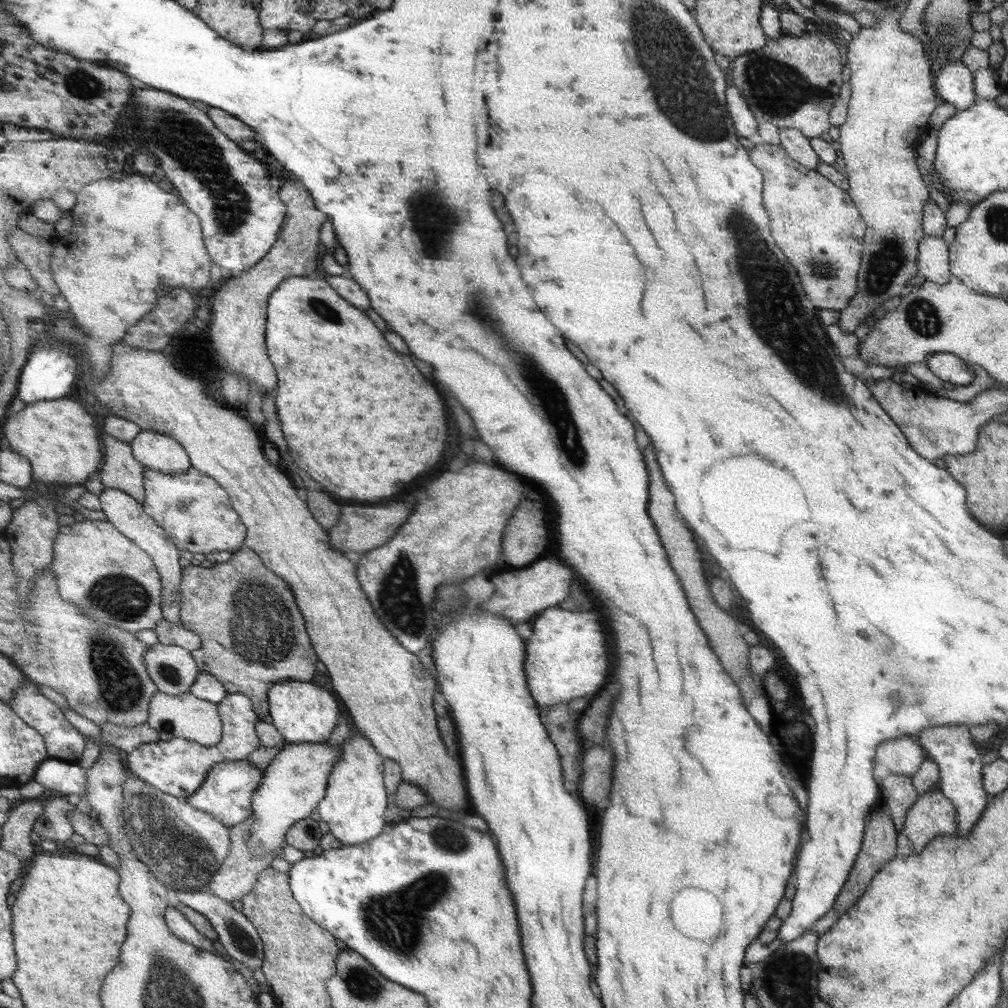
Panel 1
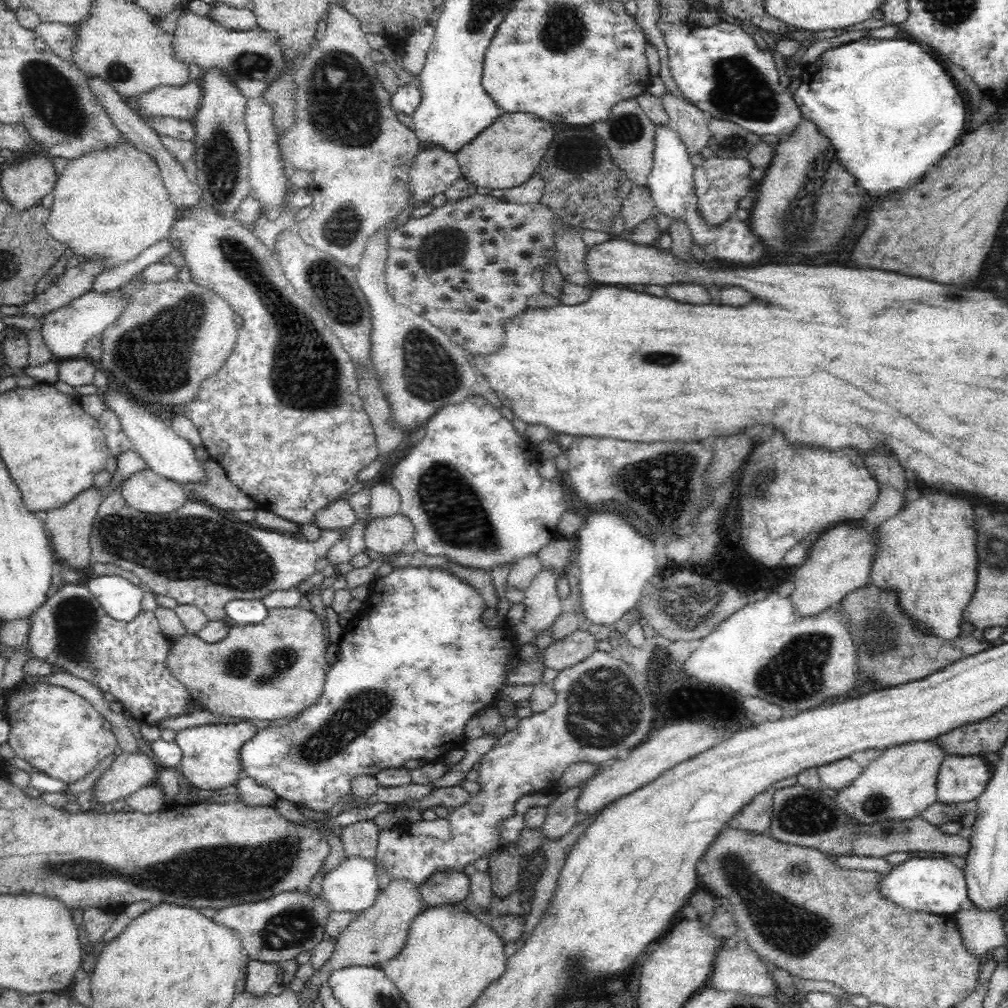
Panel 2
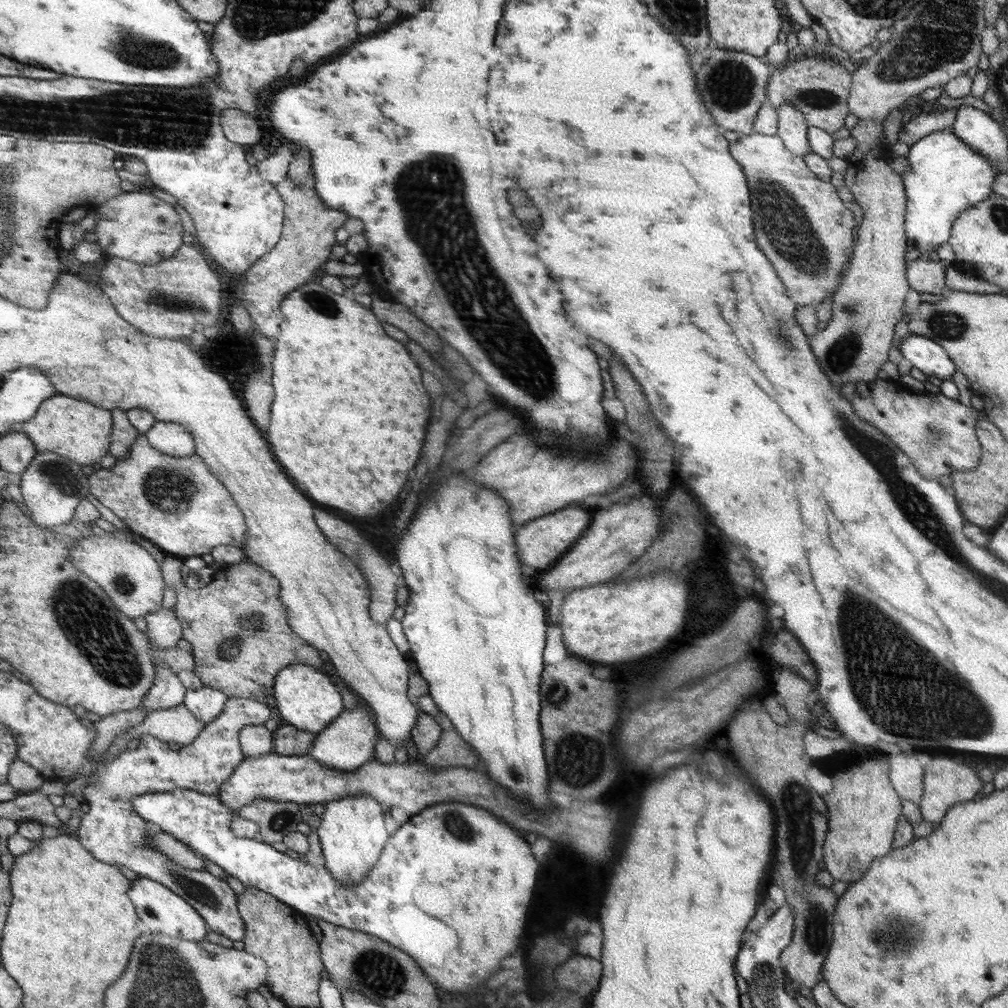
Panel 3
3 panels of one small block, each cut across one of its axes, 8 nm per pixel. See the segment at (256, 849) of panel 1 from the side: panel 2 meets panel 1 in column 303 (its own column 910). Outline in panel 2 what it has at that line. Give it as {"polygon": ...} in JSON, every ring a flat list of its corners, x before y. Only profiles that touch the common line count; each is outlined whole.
{"polygon":[[934,739,901,744,883,750,848,788,842,788,836,804,851,822,868,824,882,820,911,819,937,802,937,773,948,754]]}

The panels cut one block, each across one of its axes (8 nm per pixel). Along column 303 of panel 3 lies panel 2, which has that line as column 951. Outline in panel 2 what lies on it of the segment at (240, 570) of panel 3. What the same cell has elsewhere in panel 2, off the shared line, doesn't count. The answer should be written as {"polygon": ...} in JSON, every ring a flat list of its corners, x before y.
{"polygon":[[874,584,862,585,861,588,853,589,848,593,848,596,844,597,839,604,839,610,843,614,847,614,846,627,850,628,852,636,854,636,854,642,858,646,856,650,856,666,857,670,862,668,862,672,870,678,874,678,876,682,880,684,892,686,898,686,899,684,907,683,909,680,920,680,925,676,930,676,933,672,938,672,941,669,946,668,950,664,954,664,957,660,960,660,967,656,974,656,978,652,984,652,988,650,991,645,985,641,976,642,972,636,970,636,970,630,972,630,971,624,968,624,966,620,963,620,960,624,961,632,960,636,956,637,956,640,944,640,943,637,932,636,932,638,920,638,912,632,908,620,904,620,902,616,902,607,898,603,898,592,894,589,882,589,876,587]]}

